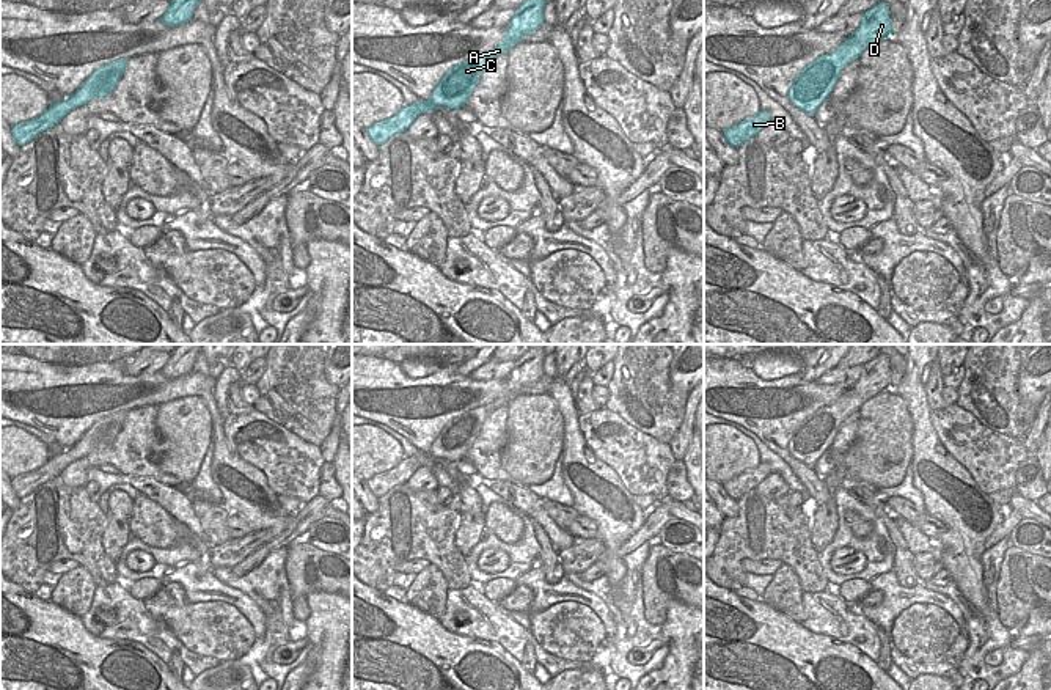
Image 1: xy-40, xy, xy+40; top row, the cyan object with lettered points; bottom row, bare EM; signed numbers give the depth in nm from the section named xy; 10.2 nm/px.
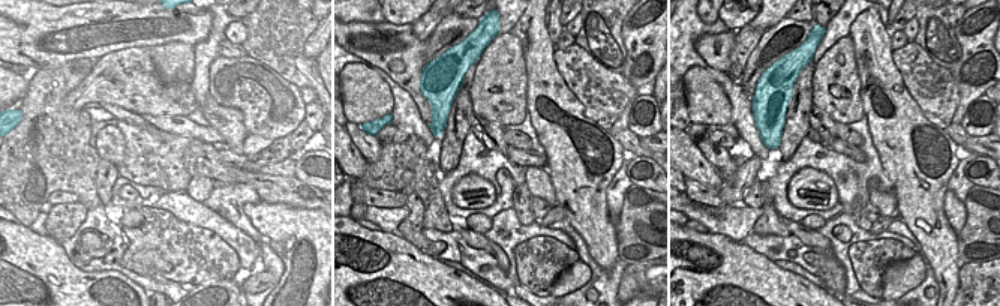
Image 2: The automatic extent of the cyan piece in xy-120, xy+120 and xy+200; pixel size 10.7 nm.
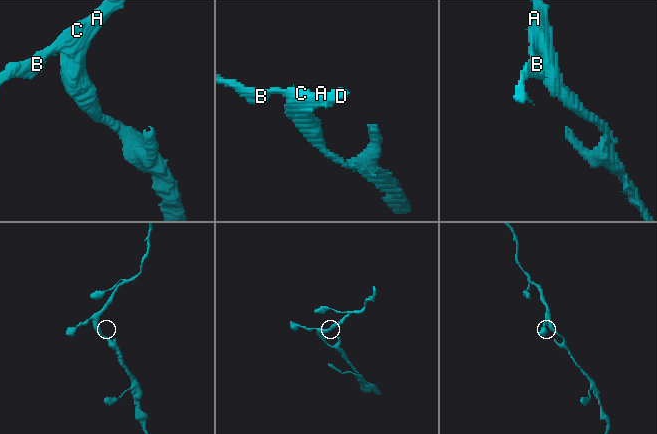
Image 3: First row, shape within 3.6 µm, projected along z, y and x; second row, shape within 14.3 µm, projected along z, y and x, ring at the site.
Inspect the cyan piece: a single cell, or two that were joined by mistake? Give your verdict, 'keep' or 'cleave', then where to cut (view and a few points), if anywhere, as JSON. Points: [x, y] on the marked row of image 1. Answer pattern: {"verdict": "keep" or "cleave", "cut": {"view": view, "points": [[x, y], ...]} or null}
{"verdict": "keep", "cut": null}

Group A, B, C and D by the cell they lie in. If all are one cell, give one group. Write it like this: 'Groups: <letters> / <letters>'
Groups: A B C D.

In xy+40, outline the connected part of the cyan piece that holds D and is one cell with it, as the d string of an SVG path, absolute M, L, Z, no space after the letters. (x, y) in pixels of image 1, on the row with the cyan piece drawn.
M878 2L862 16L859 28L833 52L807 64L789 90L790 102L814 116L829 97L840 72L875 42L892 36L889 5Z

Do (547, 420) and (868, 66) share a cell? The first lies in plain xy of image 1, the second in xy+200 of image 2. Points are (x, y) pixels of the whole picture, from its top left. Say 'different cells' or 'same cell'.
different cells

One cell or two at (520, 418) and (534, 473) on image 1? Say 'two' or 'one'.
one

